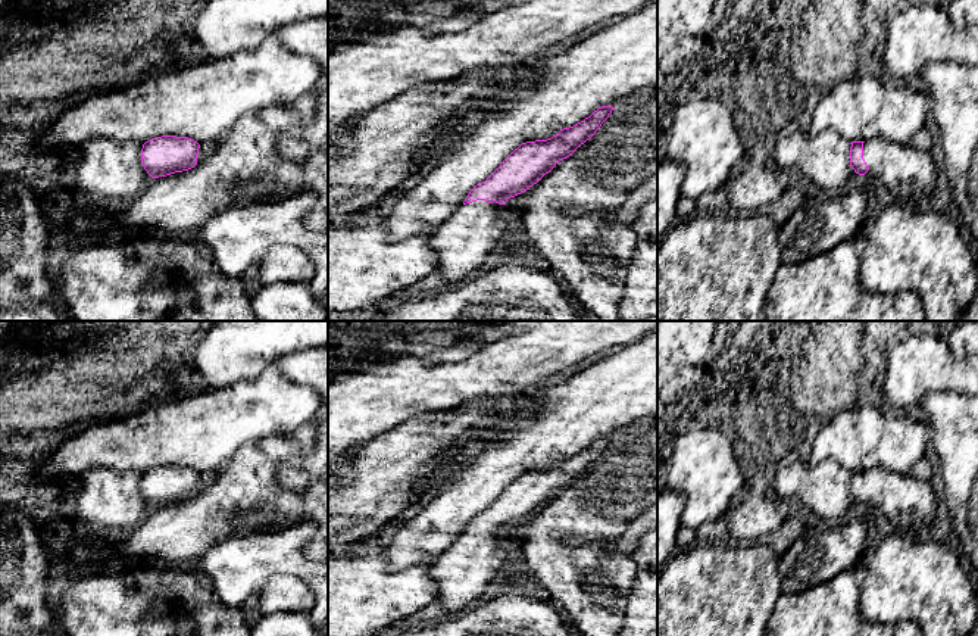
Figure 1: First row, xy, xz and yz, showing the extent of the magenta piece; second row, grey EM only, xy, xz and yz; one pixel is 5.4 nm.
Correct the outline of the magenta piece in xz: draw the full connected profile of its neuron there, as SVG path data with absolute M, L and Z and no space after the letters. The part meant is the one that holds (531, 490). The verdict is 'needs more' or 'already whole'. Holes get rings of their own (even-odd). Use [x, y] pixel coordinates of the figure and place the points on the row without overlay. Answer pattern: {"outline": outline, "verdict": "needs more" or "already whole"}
{"outline": "M602 436L574 456L547 470L522 473L463 534L431 565L438 587L437 601L447 614L462 611L484 595L509 555L506 531L537 514L559 490L590 470L615 437Z", "verdict": "needs more"}

